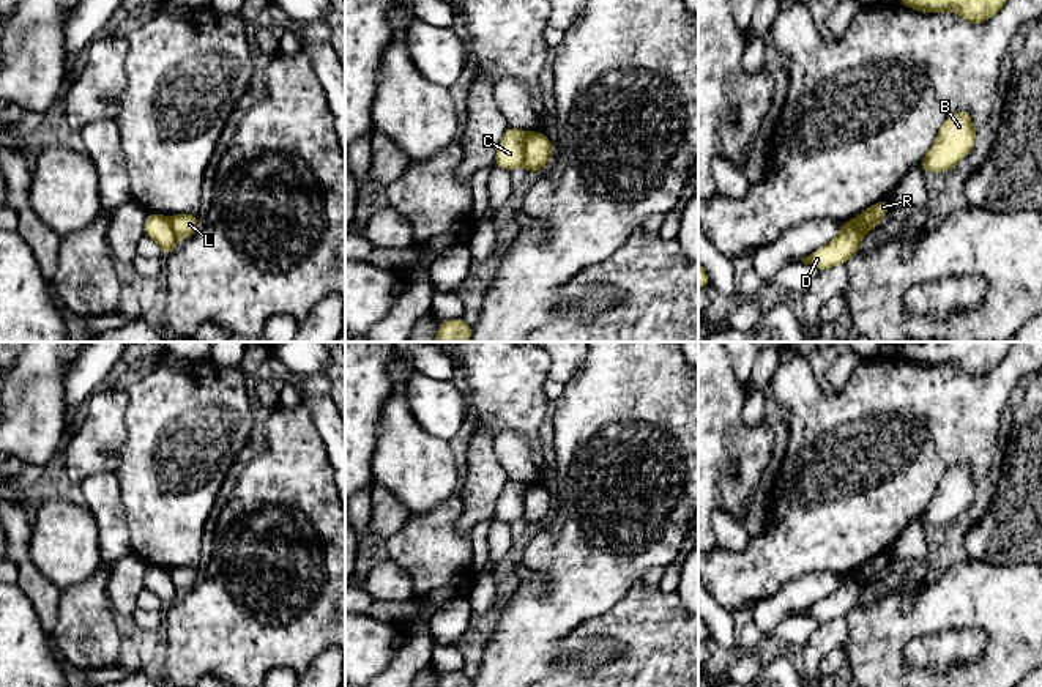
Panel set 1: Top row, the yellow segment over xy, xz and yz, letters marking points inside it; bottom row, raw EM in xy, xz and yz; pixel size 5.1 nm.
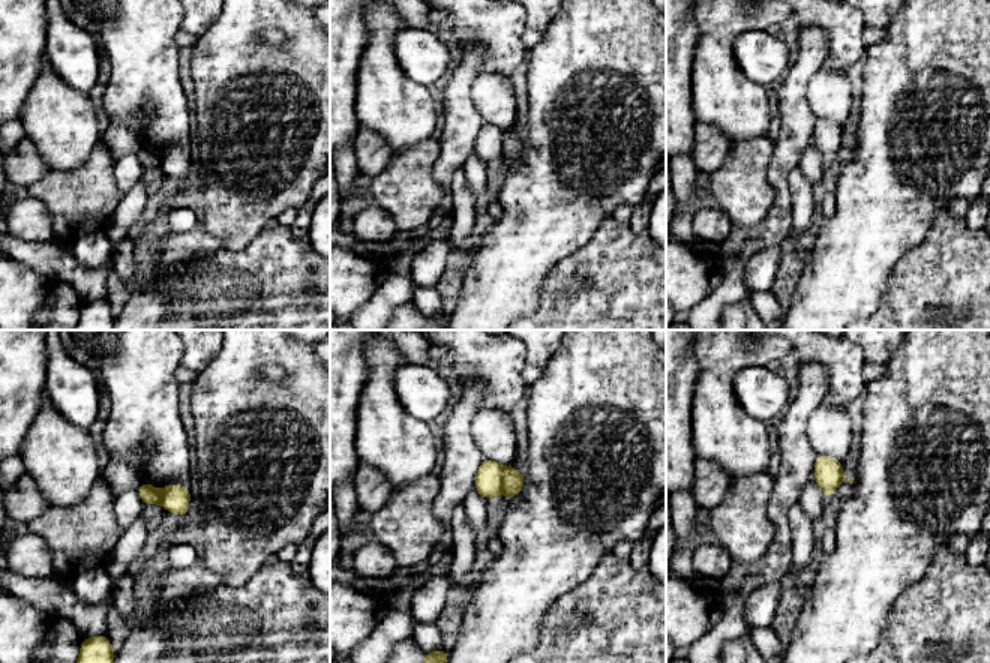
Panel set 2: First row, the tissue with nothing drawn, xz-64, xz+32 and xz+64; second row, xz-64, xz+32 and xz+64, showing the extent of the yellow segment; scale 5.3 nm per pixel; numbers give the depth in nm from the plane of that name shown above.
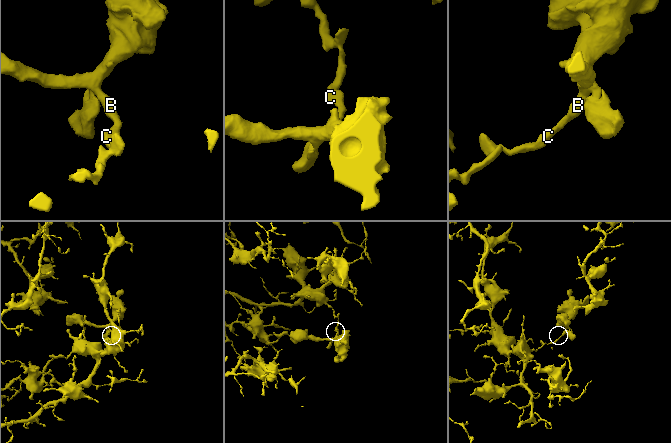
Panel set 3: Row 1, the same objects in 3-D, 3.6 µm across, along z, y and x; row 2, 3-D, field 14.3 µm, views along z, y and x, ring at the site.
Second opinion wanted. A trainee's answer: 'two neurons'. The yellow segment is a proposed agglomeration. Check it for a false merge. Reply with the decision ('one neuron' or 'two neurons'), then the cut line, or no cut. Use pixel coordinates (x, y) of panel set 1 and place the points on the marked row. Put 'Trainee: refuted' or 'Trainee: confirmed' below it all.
two neurons; cut in xz along (527, 133), (522, 163)
Trainee: confirmed

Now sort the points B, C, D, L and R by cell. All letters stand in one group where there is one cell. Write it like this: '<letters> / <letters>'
B L R / C D

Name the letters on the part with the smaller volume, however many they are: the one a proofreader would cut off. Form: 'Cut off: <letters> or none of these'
Cut off: B, L, R

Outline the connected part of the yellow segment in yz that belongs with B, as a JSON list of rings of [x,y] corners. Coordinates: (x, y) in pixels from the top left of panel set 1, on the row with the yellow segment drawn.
[[[968,110],[954,112],[940,128],[928,153],[919,162],[924,173],[946,172],[958,164],[974,147],[977,129]]]

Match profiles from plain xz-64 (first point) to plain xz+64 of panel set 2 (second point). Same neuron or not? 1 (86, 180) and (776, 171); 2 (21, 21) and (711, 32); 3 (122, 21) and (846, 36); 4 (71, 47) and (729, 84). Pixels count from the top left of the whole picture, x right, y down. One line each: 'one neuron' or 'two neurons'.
1: two neurons
2: two neurons
3: one neuron
4: two neurons

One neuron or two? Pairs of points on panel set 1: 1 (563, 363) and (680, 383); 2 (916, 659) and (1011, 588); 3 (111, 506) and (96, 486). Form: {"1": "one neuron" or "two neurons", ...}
{"1": "two neurons", "2": "two neurons", "3": "one neuron"}

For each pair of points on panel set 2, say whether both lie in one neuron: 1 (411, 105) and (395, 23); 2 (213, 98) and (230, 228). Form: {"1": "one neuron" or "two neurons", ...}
{"1": "one neuron", "2": "one neuron"}

